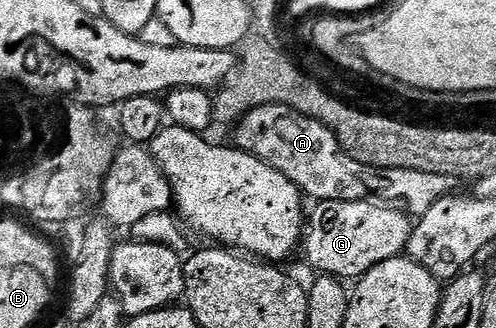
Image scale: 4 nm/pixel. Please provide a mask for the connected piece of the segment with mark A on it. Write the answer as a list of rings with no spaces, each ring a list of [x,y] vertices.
[[[273,103],[252,109],[243,119],[238,120],[233,128],[233,146],[239,151],[248,151],[256,158],[264,160],[268,165],[275,167],[288,181],[297,185],[303,196],[314,198],[314,201],[327,203],[343,203],[344,201],[360,201],[361,199],[373,200],[377,197],[387,205],[404,205],[411,216],[417,217],[428,213],[436,201],[445,195],[451,194],[451,176],[440,173],[420,173],[420,169],[378,169],[369,167],[353,159],[340,145],[340,141],[320,121],[312,121],[312,117],[304,117],[304,113],[294,111],[288,105]]]

